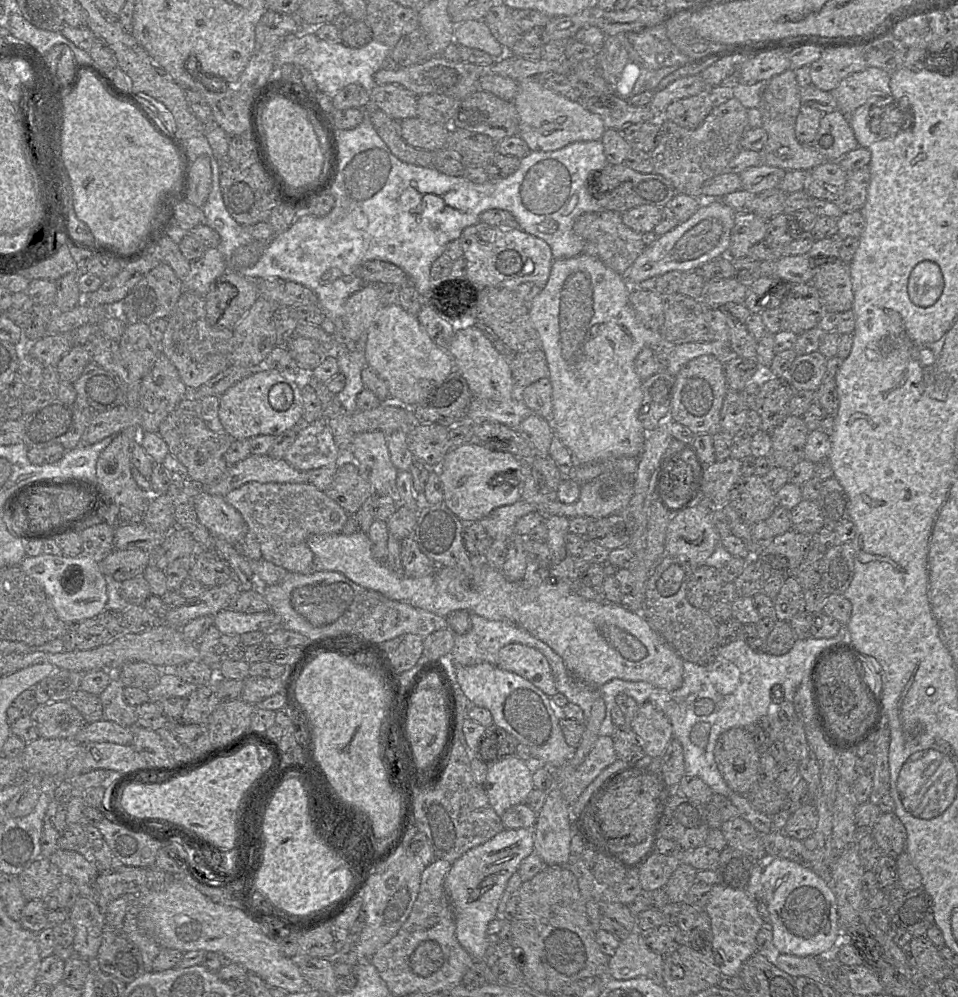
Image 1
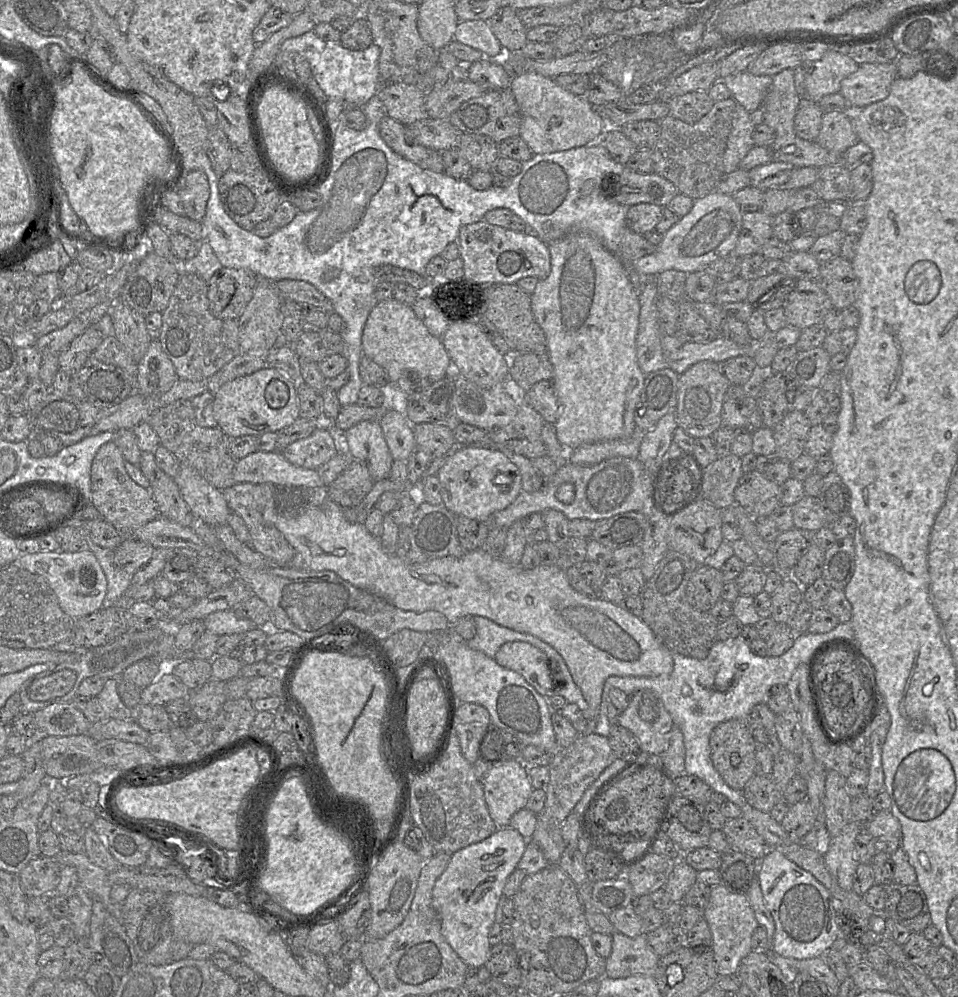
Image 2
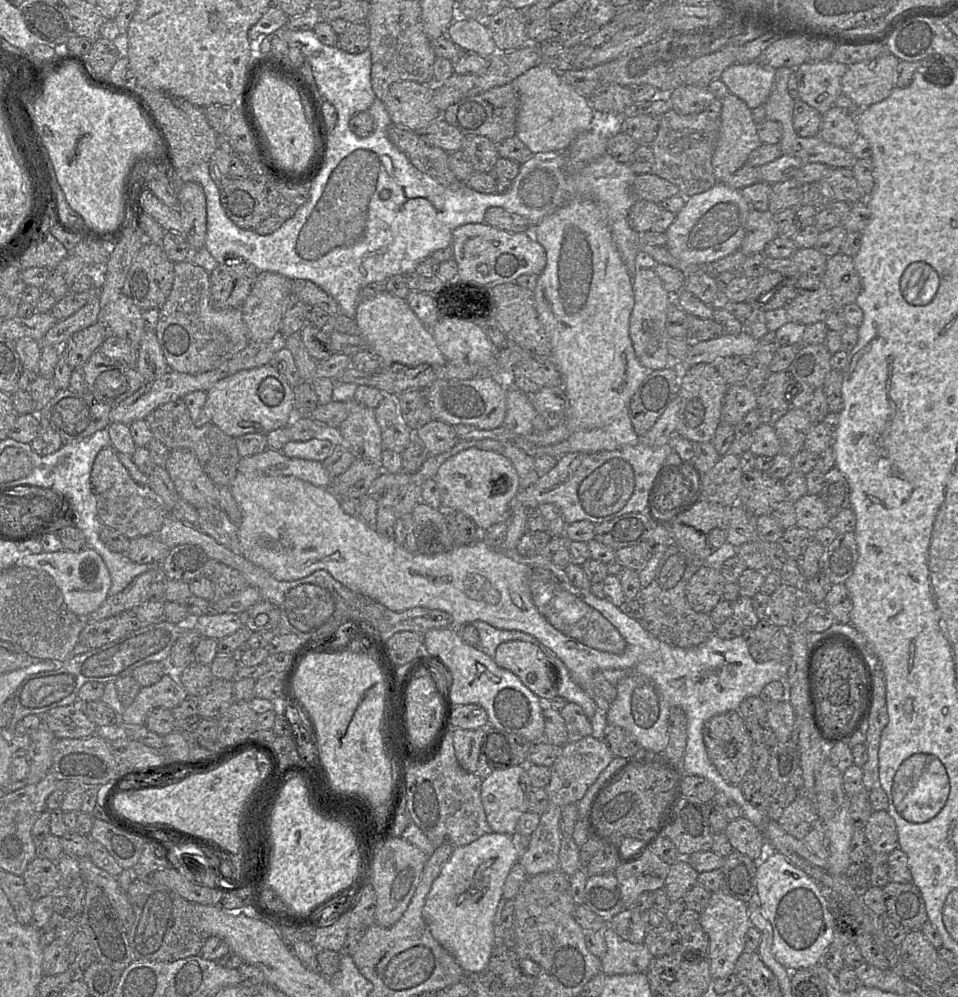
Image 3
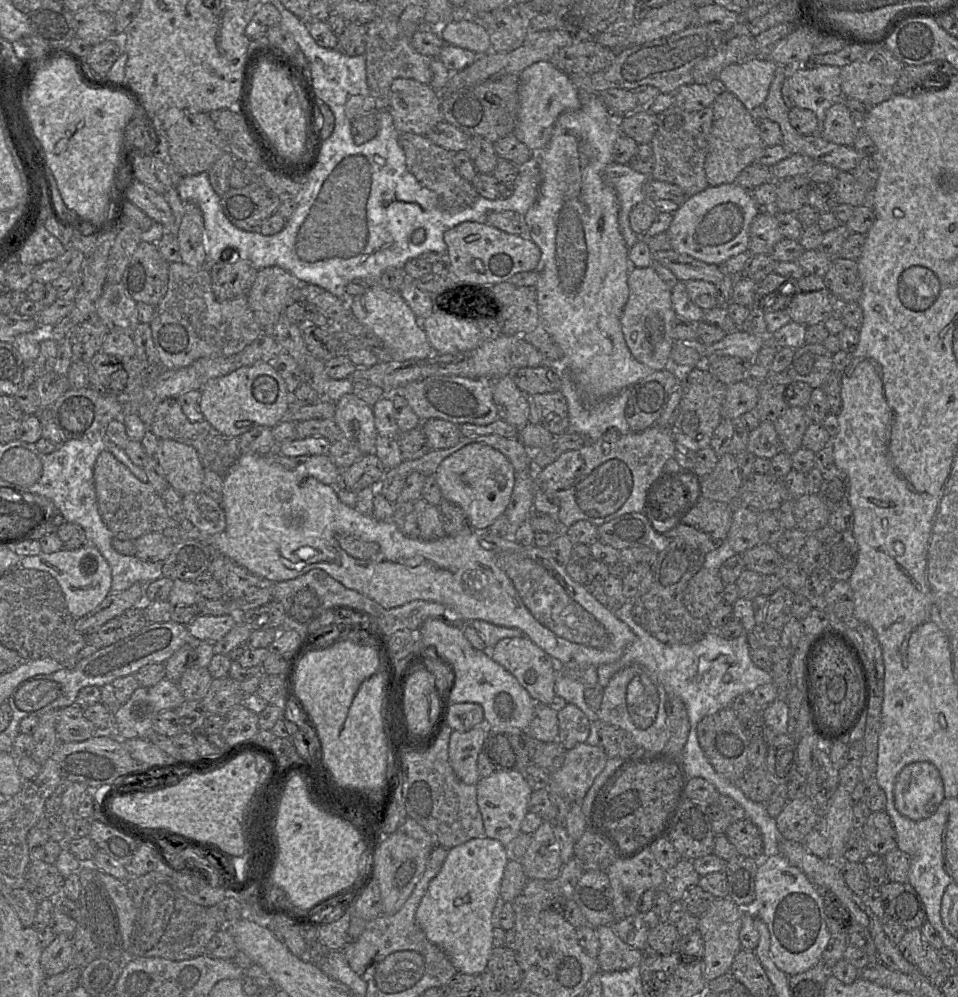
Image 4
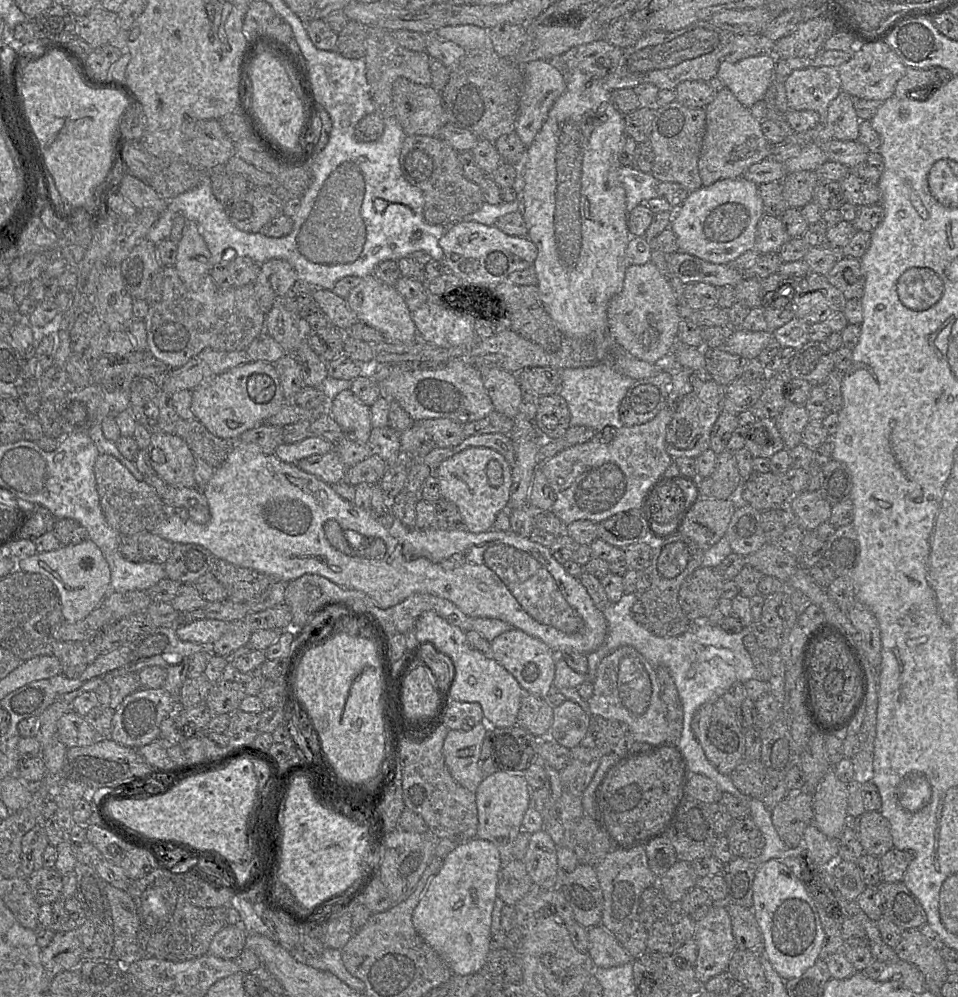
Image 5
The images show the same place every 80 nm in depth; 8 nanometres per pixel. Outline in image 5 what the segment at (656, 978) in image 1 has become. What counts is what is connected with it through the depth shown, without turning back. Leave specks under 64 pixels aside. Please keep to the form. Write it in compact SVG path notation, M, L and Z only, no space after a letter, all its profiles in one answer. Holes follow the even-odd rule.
M603 926L588 928L588 955L596 968L612 968L633 962L627 951L617 941L615 935Z

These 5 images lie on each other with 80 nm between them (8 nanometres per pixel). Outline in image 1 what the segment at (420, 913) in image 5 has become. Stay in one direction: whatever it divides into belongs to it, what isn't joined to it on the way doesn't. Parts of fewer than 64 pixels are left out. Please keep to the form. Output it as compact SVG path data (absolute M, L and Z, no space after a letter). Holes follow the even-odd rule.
M503 829L487 842L466 851L452 863L444 880L444 889L455 917L456 938L474 961L484 960L489 946L486 940L487 926L496 918L508 880L518 872L521 861L533 852L532 829Z

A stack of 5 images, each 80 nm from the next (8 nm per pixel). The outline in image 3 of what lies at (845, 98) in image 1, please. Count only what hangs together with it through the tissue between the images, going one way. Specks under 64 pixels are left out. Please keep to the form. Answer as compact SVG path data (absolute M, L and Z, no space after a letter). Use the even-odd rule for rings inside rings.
M887 52L876 58L848 65L841 80L842 94L852 99L860 109L886 99L896 86L899 62L900 60L896 56Z

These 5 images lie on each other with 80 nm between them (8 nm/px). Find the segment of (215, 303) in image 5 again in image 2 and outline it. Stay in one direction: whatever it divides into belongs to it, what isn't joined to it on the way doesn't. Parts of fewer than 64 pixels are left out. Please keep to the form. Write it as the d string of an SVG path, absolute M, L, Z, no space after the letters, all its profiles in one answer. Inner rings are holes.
M194 273L181 274L167 308L162 312L158 341L178 378L209 380L240 354L238 319L219 319L210 311L208 284Z

